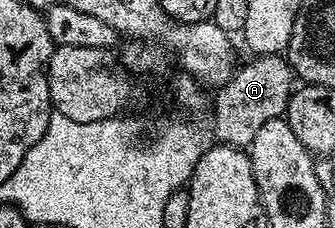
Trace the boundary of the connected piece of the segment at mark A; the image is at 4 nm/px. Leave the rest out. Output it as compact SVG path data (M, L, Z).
M282 55L255 56L248 64L240 63L229 78L229 82L225 82L223 87L214 93L215 113L211 116L211 128L216 136L214 139L220 144L229 144L232 148L250 149L257 130L261 130L265 122L280 119L286 113L287 103L293 91L291 80L293 81L291 65Z

